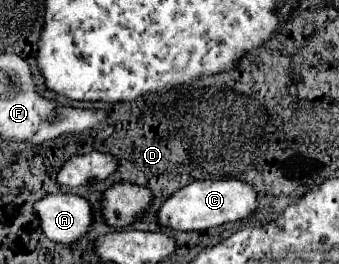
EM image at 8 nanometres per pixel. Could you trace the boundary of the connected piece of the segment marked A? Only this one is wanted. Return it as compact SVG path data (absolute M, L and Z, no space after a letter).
M48 194L34 204L44 234L58 244L70 246L82 240L92 228L92 206L76 194Z

